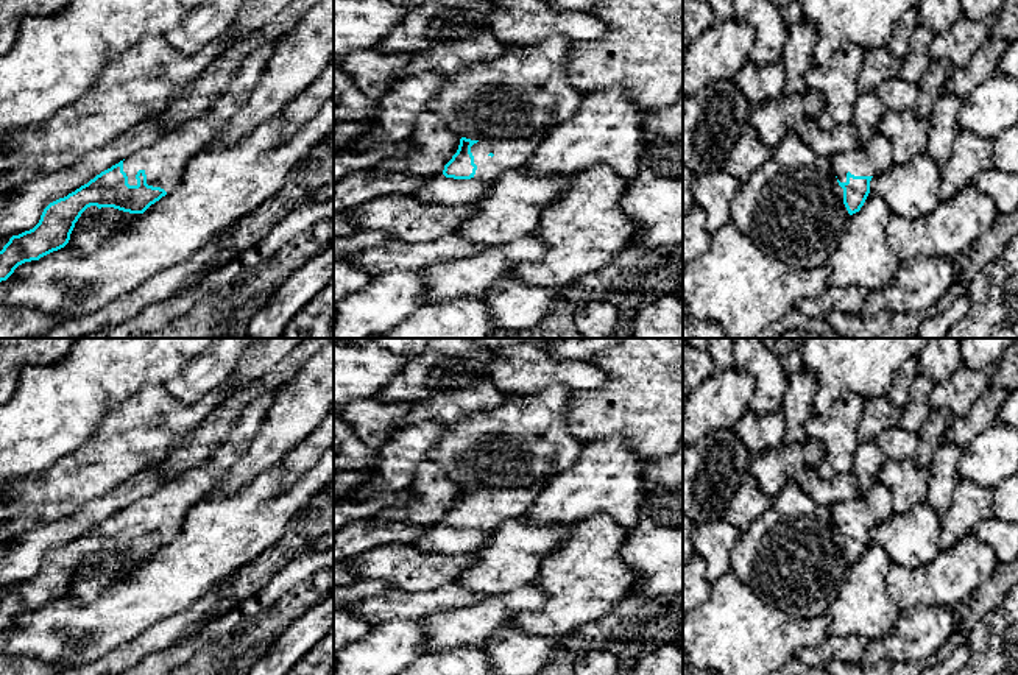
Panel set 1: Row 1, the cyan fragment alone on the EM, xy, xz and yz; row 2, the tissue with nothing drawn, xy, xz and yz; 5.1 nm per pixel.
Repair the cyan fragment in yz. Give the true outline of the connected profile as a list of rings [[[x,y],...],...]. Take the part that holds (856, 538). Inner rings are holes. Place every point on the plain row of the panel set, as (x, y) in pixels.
[[[879,480],[857,499],[832,507],[832,519],[843,538],[843,553],[850,564],[864,555],[871,527],[889,519],[893,513],[892,493]]]

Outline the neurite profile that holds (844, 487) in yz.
[[[804,465],[795,480],[817,504],[829,508],[861,496],[854,472],[837,474],[831,480],[823,480],[815,468]]]

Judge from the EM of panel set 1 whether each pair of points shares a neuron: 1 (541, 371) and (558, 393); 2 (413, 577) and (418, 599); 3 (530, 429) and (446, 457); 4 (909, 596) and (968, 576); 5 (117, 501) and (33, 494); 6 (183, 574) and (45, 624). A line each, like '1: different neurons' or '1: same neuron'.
1: different neurons
2: different neurons
3: same neuron
4: same neuron
5: different neurons
6: same neuron

